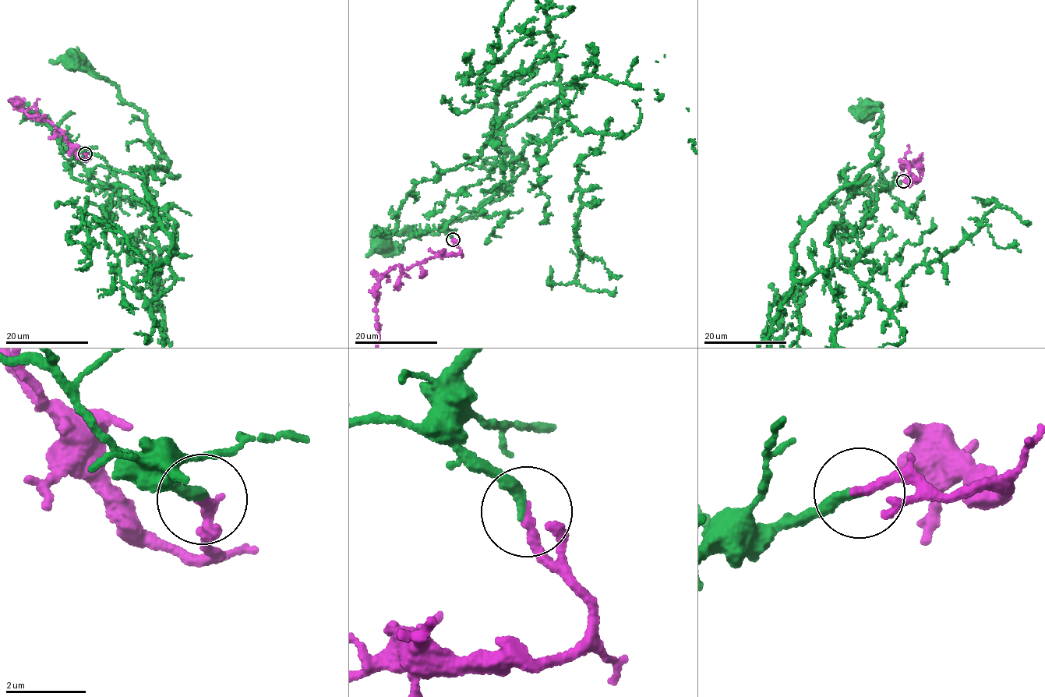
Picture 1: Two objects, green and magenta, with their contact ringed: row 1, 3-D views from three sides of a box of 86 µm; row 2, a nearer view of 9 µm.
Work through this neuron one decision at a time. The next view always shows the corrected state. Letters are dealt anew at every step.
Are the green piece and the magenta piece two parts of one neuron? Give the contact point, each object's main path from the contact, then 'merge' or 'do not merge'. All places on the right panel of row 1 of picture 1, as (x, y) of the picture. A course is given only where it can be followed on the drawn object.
(903, 181) | green via (903, 181), (856, 228), (852, 267), (794, 278), (804, 225), (882, 153), (868, 107) | merge

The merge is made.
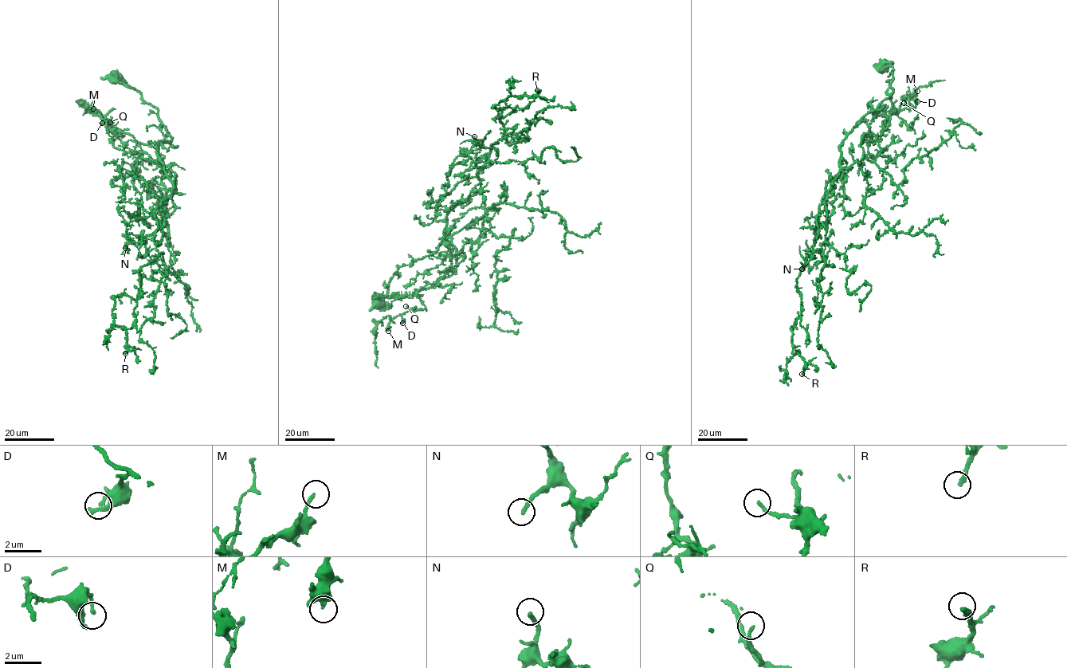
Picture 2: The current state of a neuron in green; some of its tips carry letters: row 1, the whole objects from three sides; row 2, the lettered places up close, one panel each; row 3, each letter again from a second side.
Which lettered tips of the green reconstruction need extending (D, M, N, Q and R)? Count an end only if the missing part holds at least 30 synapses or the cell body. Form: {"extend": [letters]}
{"extend": ["N", "R"]}

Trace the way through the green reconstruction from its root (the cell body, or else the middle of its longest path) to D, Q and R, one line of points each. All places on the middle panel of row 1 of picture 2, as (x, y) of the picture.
D: (379, 304), (452, 274), (447, 215), (482, 194), (477, 239), (417, 291), (425, 308), (405, 312), (402, 323)
Q: (379, 304), (452, 274), (447, 215), (482, 194), (477, 239), (417, 291), (425, 308), (406, 306)
R: (379, 304), (452, 274), (447, 215), (480, 191), (476, 163), (514, 110), (495, 106), (537, 90)

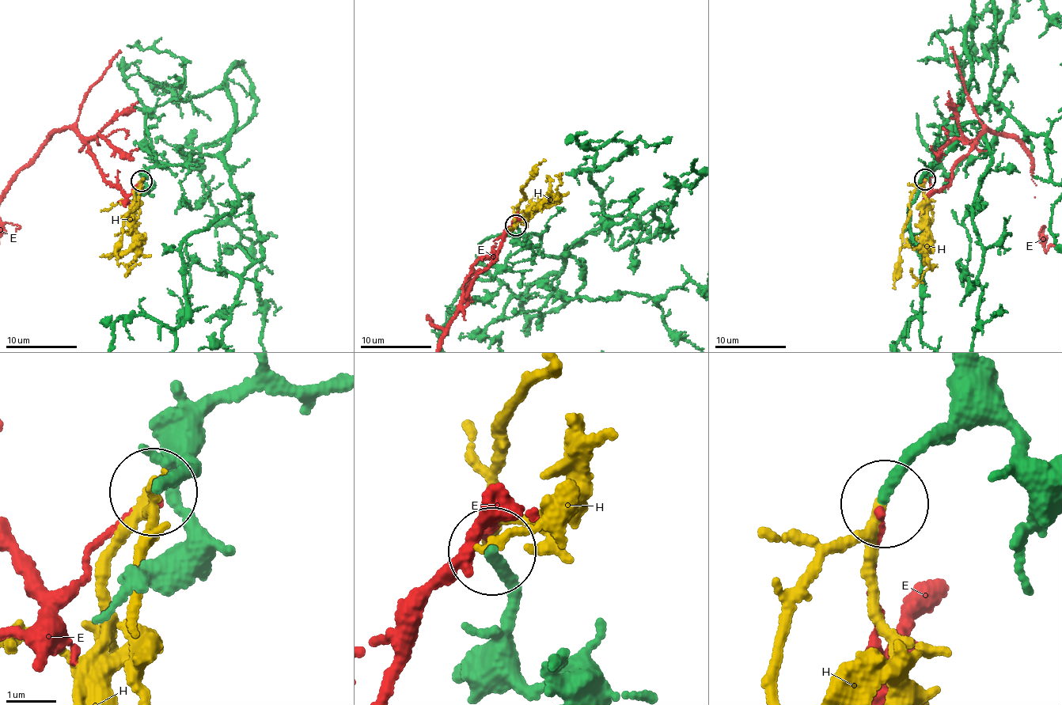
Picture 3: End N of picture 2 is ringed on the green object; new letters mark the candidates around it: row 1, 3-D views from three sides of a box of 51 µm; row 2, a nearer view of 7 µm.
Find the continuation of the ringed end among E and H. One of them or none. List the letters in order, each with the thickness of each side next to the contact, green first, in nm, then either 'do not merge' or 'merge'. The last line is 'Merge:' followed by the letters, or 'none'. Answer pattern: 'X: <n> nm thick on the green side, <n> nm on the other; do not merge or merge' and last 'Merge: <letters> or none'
E: 200 nm thick on the green side, 130 nm on the other; do not merge
H: 200 nm thick on the green side, 160 nm on the other; merge
Merge: H

